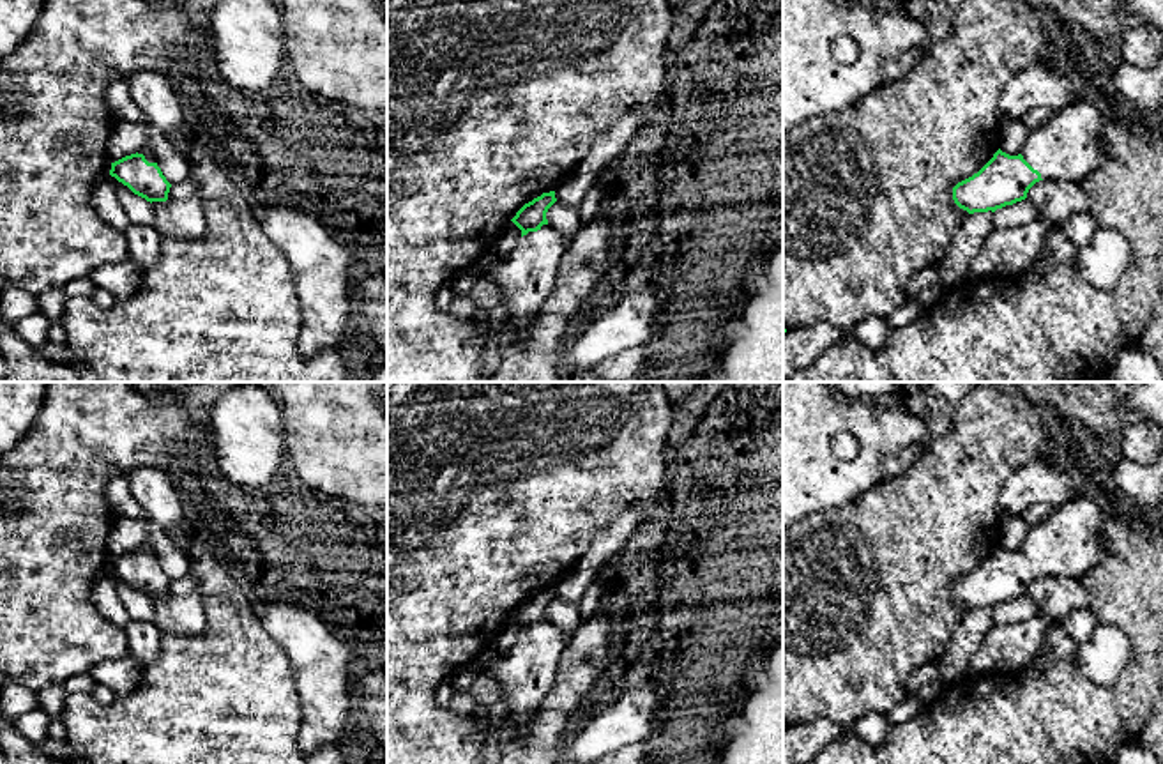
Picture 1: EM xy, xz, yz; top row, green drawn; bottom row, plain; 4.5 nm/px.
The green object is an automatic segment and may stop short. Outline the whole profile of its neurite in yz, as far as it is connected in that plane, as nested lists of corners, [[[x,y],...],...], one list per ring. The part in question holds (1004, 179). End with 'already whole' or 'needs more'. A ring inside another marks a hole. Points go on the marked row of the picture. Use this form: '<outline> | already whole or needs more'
[[[1076,101],[1053,113],[1018,156],[1000,149],[972,177],[953,187],[954,203],[974,212],[995,212],[1027,198],[1039,182],[1082,182],[1103,161],[1103,136],[1110,120],[1089,101]]] | needs more

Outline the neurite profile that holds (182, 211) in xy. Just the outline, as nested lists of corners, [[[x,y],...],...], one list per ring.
[[[191,177],[170,187],[166,202],[152,202],[154,226],[163,233],[175,230],[182,239],[198,239],[205,233],[207,221],[198,186]]]

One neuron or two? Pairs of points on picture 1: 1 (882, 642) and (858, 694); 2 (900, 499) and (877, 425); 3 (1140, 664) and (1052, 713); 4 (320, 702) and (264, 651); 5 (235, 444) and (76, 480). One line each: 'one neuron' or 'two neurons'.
1: one neuron
2: two neurons
3: one neuron
4: two neurons
5: two neurons

